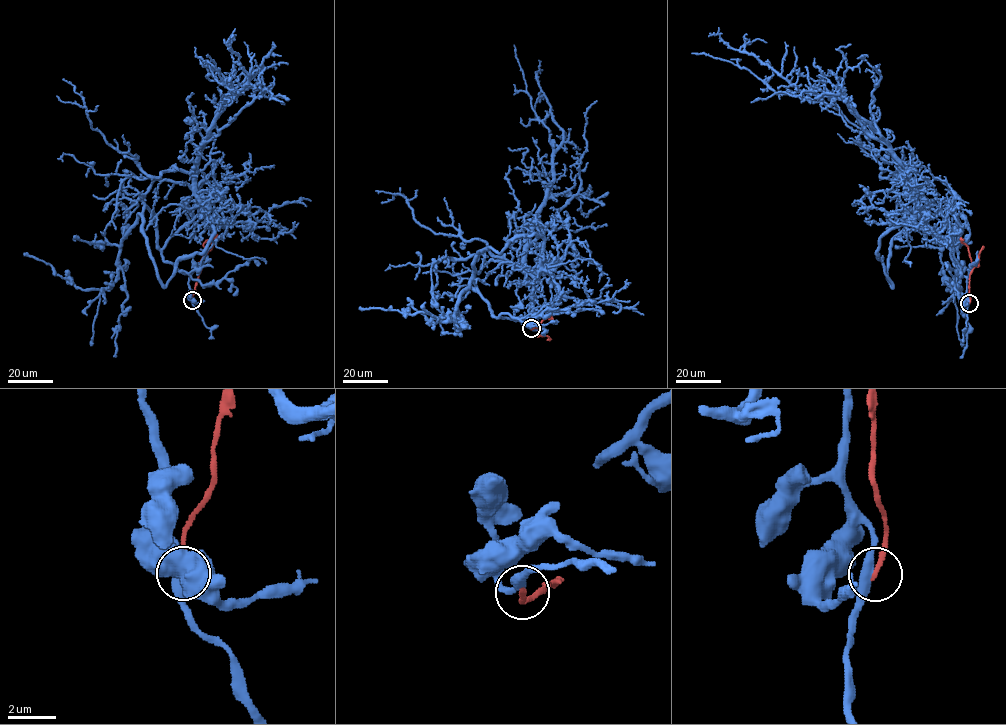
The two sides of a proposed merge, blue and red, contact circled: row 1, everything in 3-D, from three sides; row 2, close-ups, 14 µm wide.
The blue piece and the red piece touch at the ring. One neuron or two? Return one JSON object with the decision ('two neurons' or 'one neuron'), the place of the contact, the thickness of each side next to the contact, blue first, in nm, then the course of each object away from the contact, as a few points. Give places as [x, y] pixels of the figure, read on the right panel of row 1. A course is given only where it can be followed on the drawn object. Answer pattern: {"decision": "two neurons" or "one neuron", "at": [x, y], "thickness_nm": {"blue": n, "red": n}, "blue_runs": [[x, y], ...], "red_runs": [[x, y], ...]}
{"decision": "two neurons", "at": [969, 303], "thickness_nm": {"blue": 440, "red": 220}, "blue_runs": [[969, 303], [948, 223], [902, 181], [912, 189], [906, 166], [843, 100], [776, 93], [747, 69], [691, 53]], "red_runs": [[969, 303], [969, 275], [973, 267], [968, 247], [962, 239]]}

